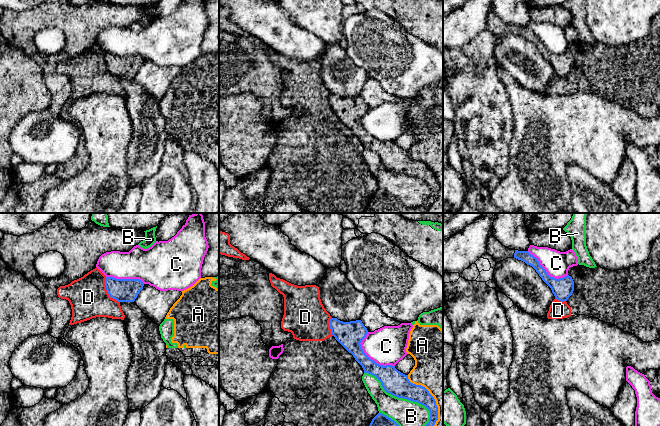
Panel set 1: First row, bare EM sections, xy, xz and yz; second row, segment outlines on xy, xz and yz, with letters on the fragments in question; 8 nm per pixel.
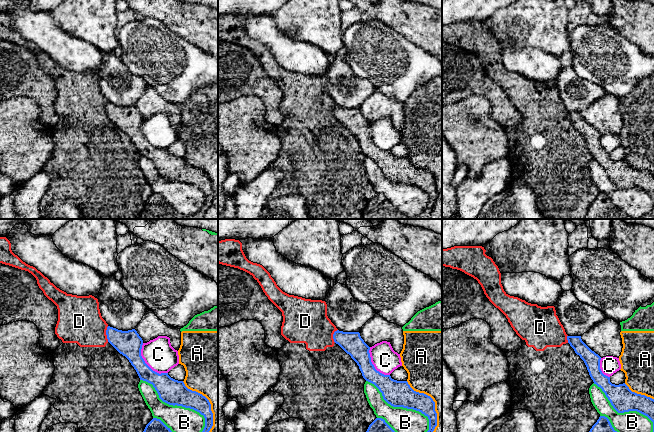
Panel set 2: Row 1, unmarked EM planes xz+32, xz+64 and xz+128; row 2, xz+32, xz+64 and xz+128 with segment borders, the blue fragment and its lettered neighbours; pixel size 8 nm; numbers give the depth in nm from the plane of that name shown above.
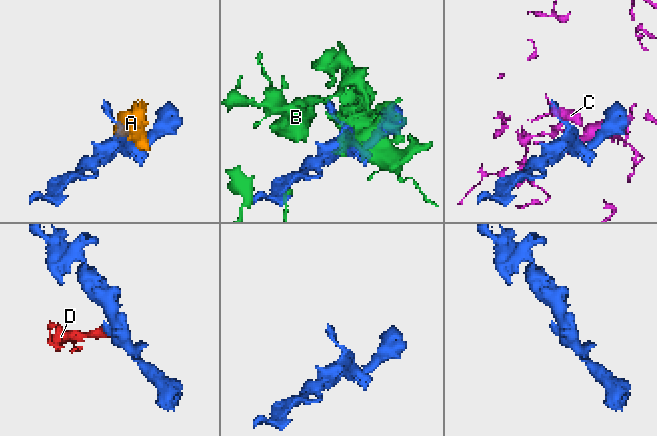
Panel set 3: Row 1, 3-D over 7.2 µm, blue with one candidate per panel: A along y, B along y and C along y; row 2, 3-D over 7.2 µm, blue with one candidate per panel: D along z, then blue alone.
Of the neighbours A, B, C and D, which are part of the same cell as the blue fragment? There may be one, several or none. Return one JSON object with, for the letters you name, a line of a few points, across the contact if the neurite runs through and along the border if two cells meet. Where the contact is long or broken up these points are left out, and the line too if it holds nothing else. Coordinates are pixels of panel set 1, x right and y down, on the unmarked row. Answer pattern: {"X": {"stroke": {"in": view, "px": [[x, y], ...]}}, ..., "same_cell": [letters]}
{"same_cell": []}

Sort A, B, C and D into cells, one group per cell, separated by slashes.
A B / C / D

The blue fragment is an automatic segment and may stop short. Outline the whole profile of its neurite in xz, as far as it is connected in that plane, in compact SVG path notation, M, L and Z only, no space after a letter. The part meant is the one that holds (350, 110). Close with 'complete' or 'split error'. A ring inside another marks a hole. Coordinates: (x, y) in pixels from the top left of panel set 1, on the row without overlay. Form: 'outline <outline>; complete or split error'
outline M331 94L329 102L332 111L353 131L362 142L364 149L375 152L387 169L417 178L430 188L429 198L423 205L415 208L405 207L394 196L378 189L372 195L364 213L427 213L438 196L438 183L429 167L421 161L411 159L408 151L398 147L395 142L379 141L364 129L360 119L366 113L368 106L361 96L343 98L337 94Z; complete

